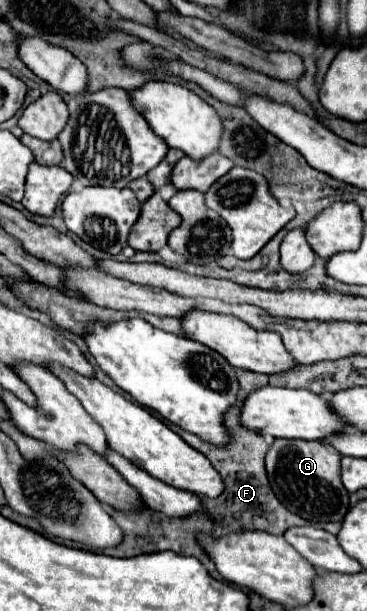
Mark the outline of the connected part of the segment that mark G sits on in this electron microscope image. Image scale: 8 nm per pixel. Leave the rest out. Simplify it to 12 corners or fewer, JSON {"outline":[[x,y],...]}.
{"outline":[[277,438],[275,496],[311,522],[341,522],[349,492],[325,444]]}

